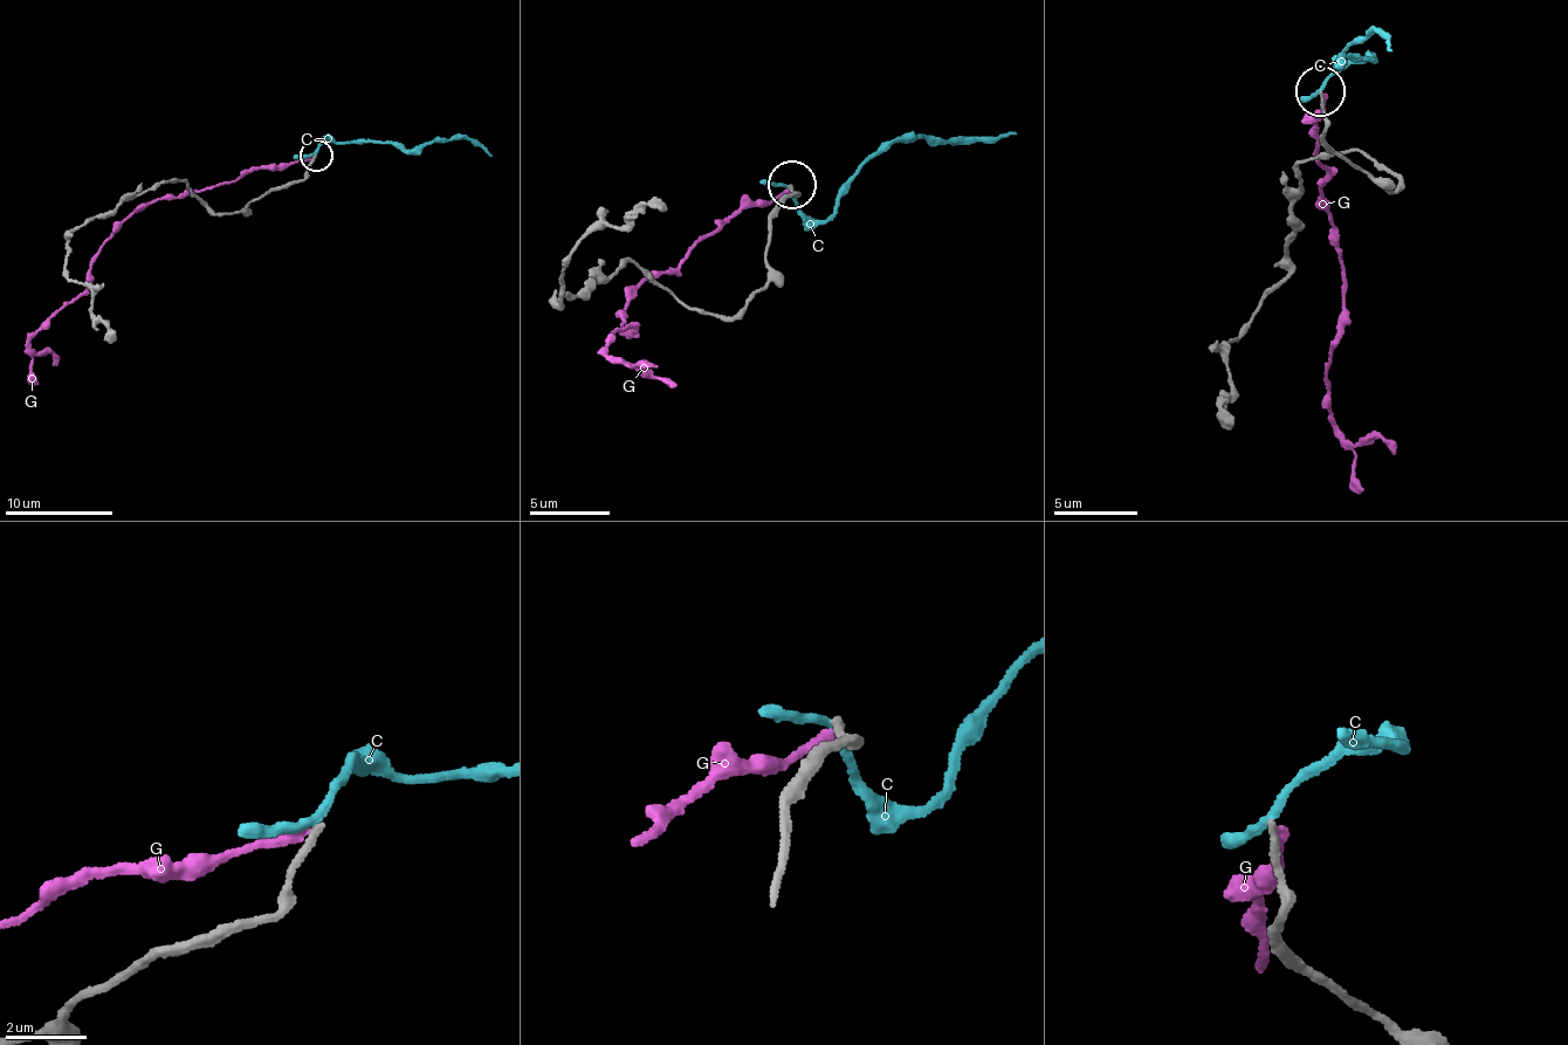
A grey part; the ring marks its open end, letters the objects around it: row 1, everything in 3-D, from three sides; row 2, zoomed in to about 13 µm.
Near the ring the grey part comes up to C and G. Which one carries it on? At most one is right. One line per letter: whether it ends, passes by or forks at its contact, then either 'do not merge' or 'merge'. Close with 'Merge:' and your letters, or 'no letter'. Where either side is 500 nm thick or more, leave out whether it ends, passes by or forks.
C: it passes by; do not merge
G: it ends; do not merge
Merge: no letter

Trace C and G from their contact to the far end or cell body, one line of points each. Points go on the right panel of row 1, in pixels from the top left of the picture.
C: (1319, 93), (1352, 62), (1374, 59), (1342, 53), (1338, 63), (1347, 61), (1350, 46), (1384, 31), (1391, 52)
G: (1321, 97), (1308, 117), (1329, 174), (1317, 181), (1343, 277), (1324, 370), (1345, 438), (1379, 439), (1395, 454)

